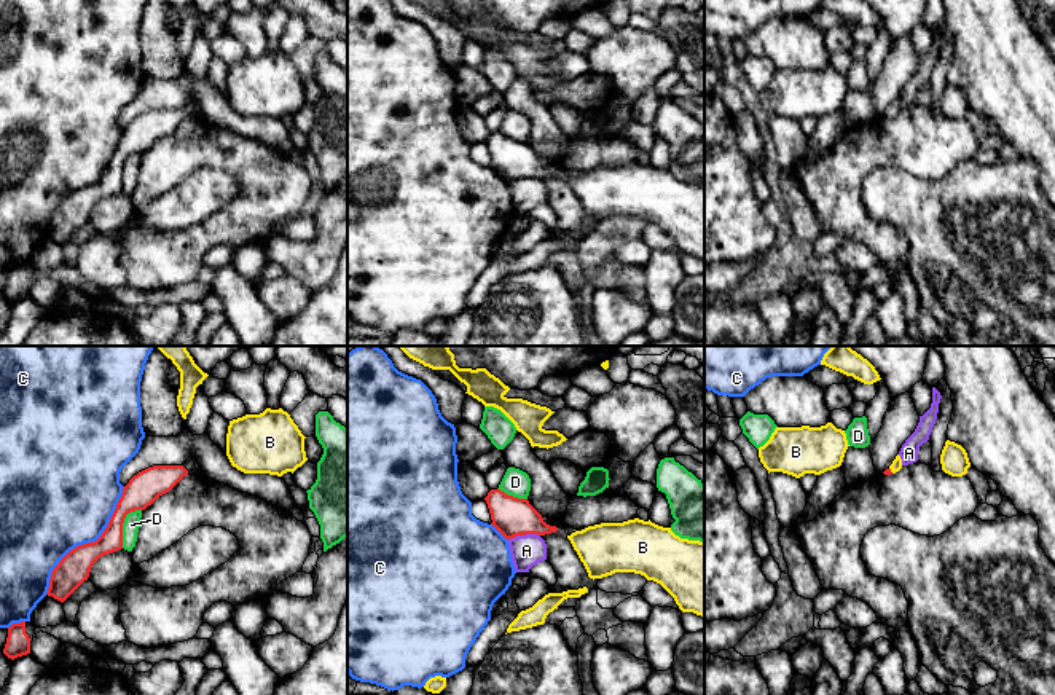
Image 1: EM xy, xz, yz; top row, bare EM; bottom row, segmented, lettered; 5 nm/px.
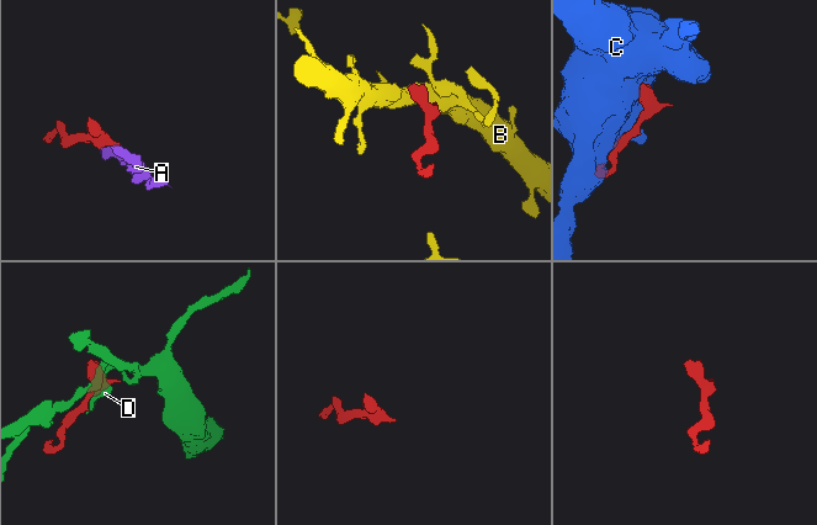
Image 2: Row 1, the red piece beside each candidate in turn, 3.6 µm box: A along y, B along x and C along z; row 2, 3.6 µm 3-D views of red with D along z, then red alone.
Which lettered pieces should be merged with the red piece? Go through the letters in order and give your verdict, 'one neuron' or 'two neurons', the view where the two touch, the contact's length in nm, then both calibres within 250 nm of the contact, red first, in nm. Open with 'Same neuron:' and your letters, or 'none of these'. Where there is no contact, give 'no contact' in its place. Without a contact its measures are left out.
Same neuron: B
A: two neurons; meets red in xz; contact 160 nm long; 200 nm thick on the red side, 160 nm on the other
B: one neuron; meets red in yz; contact 40 nm long; 30 nm thick on the red side, 60 nm on the other
C: two neurons; meets red in xy; contact 700 nm long; 160 nm thick on the red side, 480 nm on the other
D: two neurons; meets red in xy; contact 220 nm long; 160 nm thick on the red side, 90 nm on the other

